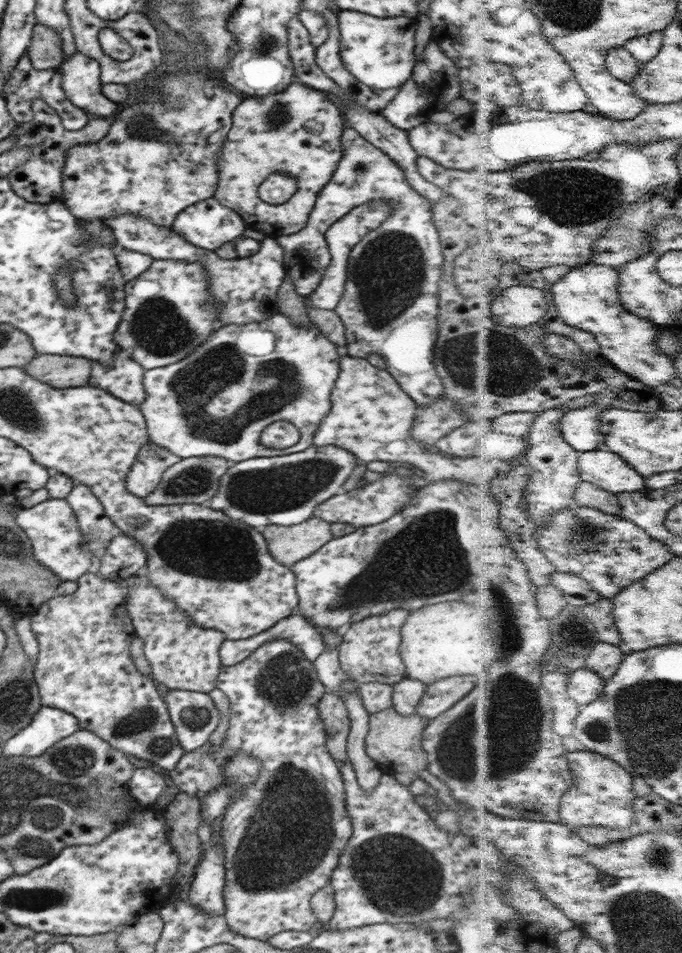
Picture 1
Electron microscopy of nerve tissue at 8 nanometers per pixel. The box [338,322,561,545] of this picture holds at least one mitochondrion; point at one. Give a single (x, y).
(453, 357)

